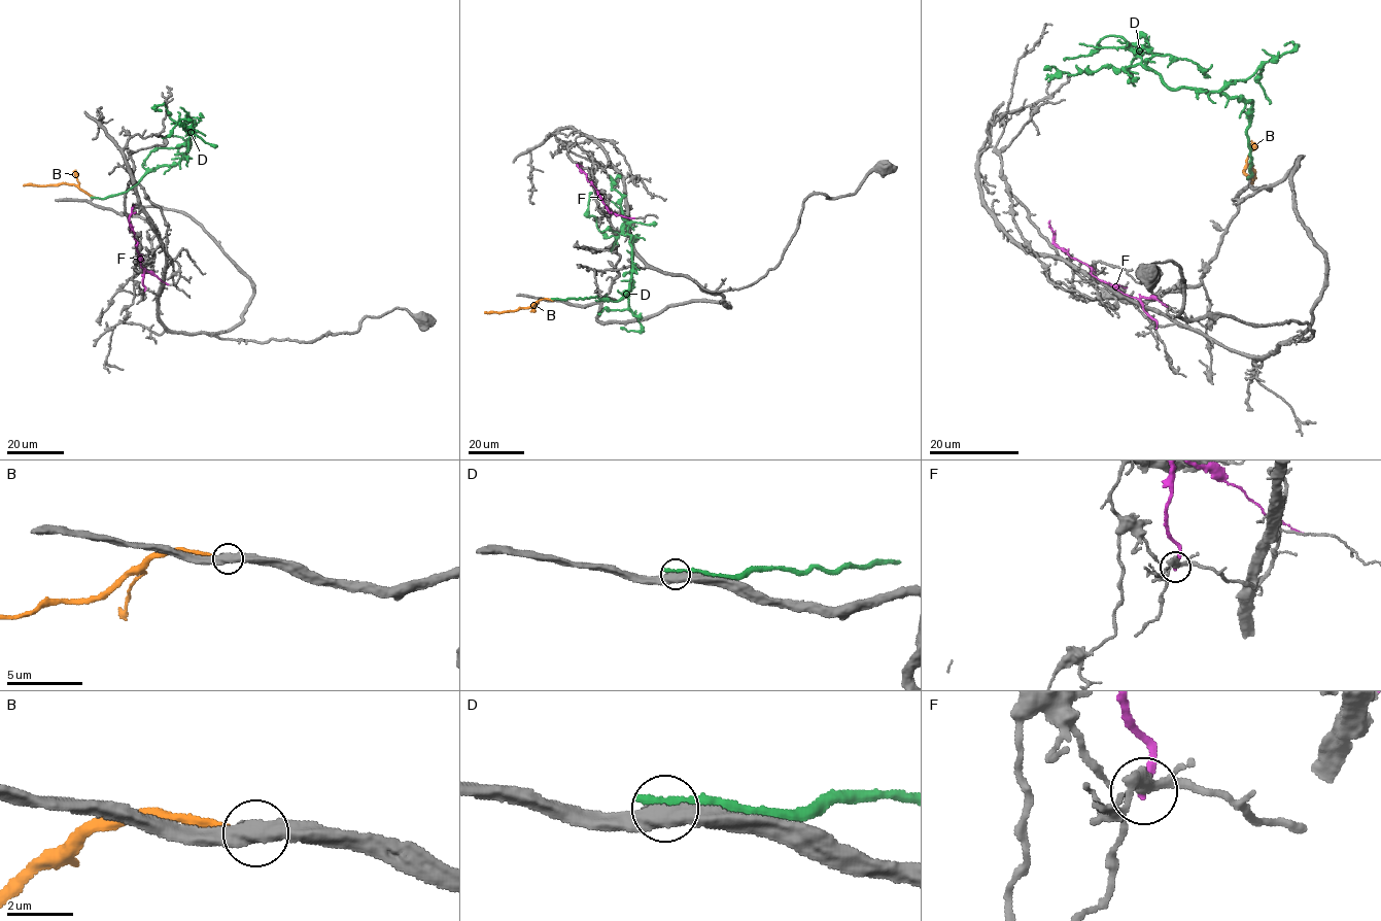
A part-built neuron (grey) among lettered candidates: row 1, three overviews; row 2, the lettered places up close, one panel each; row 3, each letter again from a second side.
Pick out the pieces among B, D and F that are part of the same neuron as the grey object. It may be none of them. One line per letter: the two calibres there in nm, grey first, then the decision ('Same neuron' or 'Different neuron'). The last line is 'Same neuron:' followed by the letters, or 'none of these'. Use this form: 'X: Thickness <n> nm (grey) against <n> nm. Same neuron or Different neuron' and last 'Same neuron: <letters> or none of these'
B: Thickness 280 nm (grey) against 340 nm. Different neuron
D: Thickness 320 nm (grey) against 360 nm. Different neuron
F: Thickness 320 nm (grey) against 240 nm. Different neuron
Same neuron: none of these

